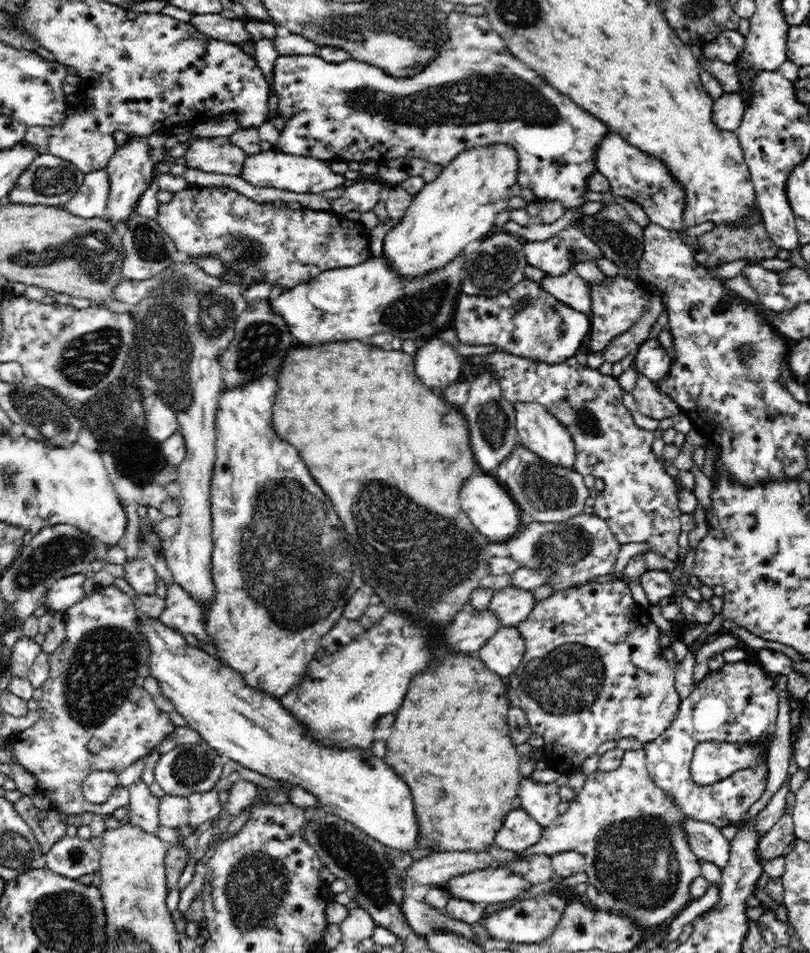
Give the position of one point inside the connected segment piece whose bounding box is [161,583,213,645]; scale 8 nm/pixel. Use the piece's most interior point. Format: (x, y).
(181, 612)

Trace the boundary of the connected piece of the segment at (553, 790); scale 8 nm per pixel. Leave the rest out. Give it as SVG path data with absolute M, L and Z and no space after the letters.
M529 777L520 778L517 796L520 797L521 808L536 820L542 829L552 825L558 814L559 786L556 783L536 783Z

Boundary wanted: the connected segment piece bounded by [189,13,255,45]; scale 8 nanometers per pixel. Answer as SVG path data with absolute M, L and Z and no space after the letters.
M192 14L190 18L192 23L200 32L211 36L212 38L232 43L245 43L246 41L255 41L252 35L244 29L244 21L241 19L228 19L218 14Z

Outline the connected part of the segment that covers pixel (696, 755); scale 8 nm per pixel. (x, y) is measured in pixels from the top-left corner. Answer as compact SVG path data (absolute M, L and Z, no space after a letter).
M714 741L697 744L691 760L693 781L704 786L724 780L738 770L755 765L766 749L763 744Z

